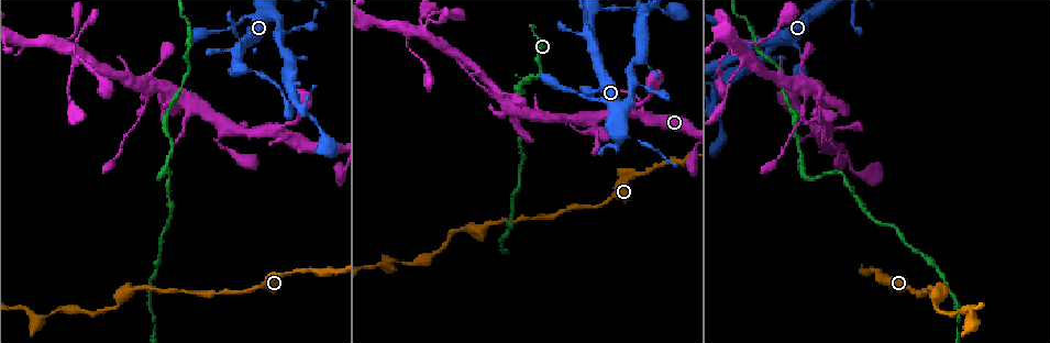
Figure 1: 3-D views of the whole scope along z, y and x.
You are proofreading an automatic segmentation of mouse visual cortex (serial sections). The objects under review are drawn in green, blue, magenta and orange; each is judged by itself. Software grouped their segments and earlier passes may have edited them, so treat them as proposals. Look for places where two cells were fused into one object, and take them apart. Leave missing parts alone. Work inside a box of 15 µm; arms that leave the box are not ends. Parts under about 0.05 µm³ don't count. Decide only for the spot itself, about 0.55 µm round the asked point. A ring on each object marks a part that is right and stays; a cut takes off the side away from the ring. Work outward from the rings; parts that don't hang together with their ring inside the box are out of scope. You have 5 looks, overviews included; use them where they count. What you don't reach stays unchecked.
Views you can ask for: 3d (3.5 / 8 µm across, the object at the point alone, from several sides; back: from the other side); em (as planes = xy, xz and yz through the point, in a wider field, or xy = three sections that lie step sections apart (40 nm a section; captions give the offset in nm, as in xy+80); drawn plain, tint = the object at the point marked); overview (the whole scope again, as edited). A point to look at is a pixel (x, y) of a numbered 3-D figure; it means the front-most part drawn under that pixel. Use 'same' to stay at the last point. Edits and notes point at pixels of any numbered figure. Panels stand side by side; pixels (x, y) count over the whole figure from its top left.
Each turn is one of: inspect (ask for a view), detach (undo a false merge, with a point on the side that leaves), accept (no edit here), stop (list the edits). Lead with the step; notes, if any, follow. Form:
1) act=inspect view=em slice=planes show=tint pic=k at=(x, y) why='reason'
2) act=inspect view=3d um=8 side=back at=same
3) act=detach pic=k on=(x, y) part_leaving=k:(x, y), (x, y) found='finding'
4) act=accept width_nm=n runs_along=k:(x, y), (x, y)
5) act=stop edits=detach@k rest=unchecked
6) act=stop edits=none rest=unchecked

act=inspect view=3d um=8 pic=1 at=(588, 36) why='side arm on a straight run'

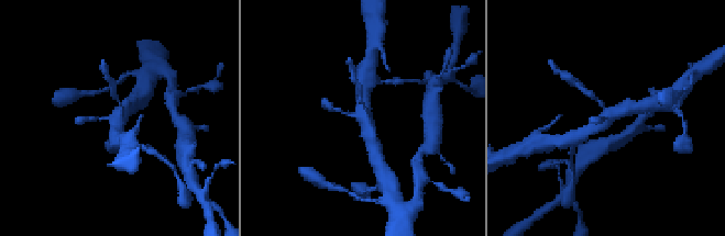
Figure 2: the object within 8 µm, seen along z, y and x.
act=inspect view=3d um=3.5 pic=2 at=(363, 118) why='zoom in'

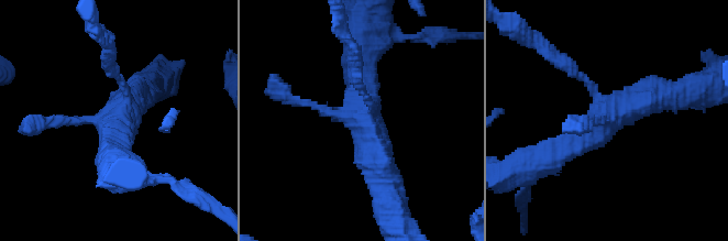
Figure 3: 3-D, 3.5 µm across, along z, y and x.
act=inspect view=em slice=xy step=3 show=tint pic=3 at=(609, 119)

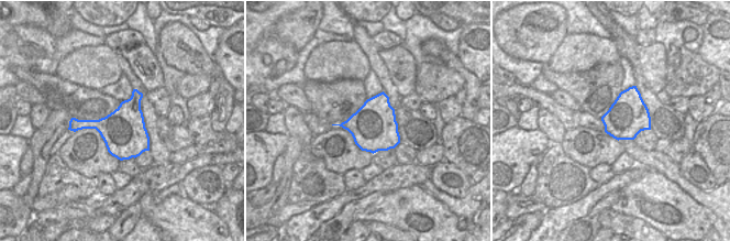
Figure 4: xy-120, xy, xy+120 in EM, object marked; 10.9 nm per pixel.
act=accept runs_along=3:(670, 97), (639, 100), (552, 159) found='continuous, no second cell'

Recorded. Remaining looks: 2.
act=inspect view=3d um=3.5 pic=1 at=(513, 119) why='thin neck'

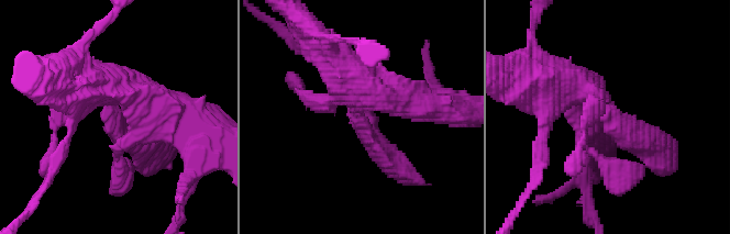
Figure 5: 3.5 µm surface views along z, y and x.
act=inspect view=em slice=xy step=2 show=tint pic=5 at=(355, 113) why='shape alone is not enough'

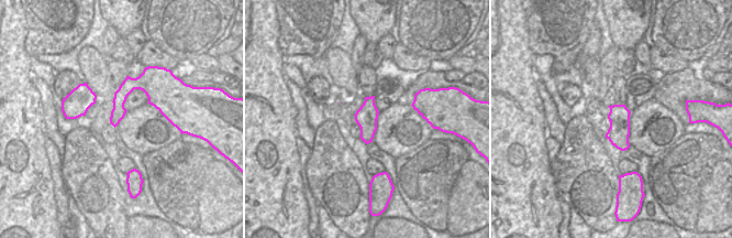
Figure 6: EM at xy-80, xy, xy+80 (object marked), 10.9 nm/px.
act=accept runs_along=5:(593, 104), (649, 145) found='all the same cell'

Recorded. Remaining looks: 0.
act=stop edits=none rest=unchecked

